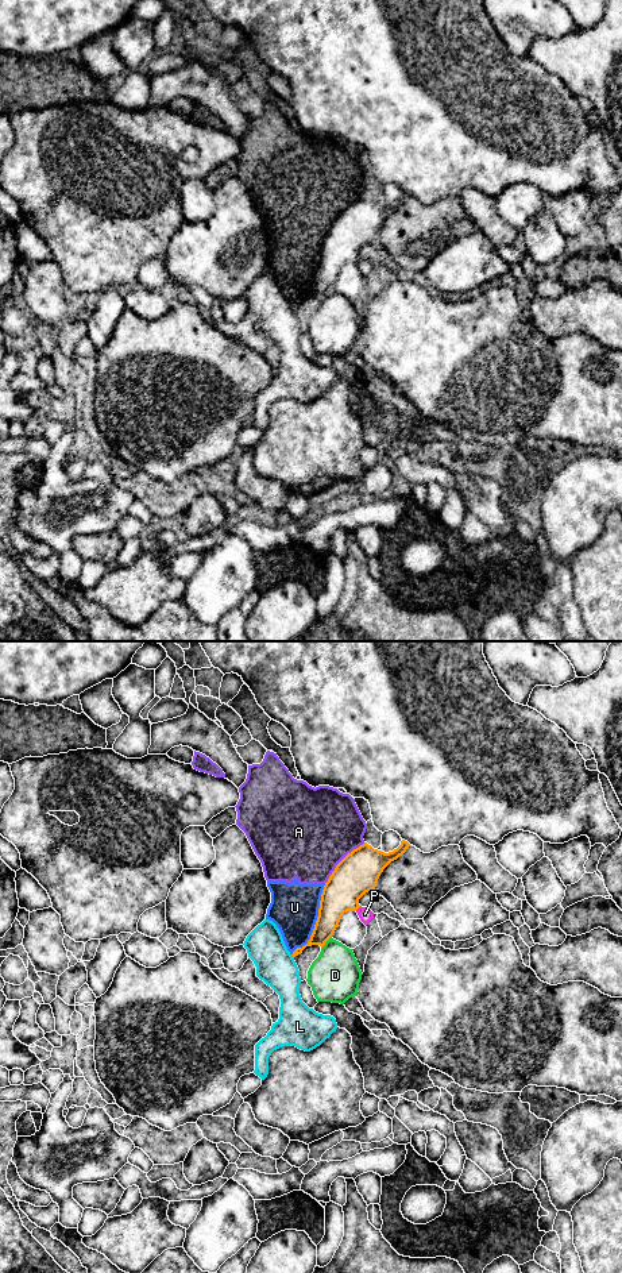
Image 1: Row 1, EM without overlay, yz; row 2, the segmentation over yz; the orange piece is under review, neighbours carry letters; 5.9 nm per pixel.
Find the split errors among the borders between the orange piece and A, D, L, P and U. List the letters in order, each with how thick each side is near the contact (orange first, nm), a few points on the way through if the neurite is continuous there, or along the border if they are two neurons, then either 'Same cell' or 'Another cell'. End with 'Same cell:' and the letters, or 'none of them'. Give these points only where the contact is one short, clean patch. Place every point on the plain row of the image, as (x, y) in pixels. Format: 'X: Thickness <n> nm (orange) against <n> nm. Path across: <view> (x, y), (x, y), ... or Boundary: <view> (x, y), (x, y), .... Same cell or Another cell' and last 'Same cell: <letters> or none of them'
A: Thickness 240 nm (orange) against 500 nm. Boundary: yz (364, 195), (354, 200), (336, 218), (324, 235). Another cell
D: Thickness 180 nm (orange) against 300 nm. Another cell
L: Thickness 120 nm (orange) against 220 nm. Another cell
P: Thickness 240 nm (orange) against 80 nm. Boundary: yz (360, 258), (355, 262). Another cell
U: Thickness 220 nm (orange) against 280 nm. Another cell
Same cell: none of them

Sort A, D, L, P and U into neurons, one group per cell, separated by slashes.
A U / D / L / P

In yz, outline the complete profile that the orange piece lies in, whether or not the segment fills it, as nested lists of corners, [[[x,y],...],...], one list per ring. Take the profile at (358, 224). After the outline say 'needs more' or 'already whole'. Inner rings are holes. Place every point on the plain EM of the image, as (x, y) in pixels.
[[[402,192],[393,204],[385,205],[364,194],[348,205],[335,220],[324,238],[318,269],[310,292],[302,300],[293,304],[293,310],[302,305],[306,298],[321,300],[333,288],[344,265],[356,263],[359,251],[368,243],[375,242],[383,221],[406,201],[412,198]]]; already whole

